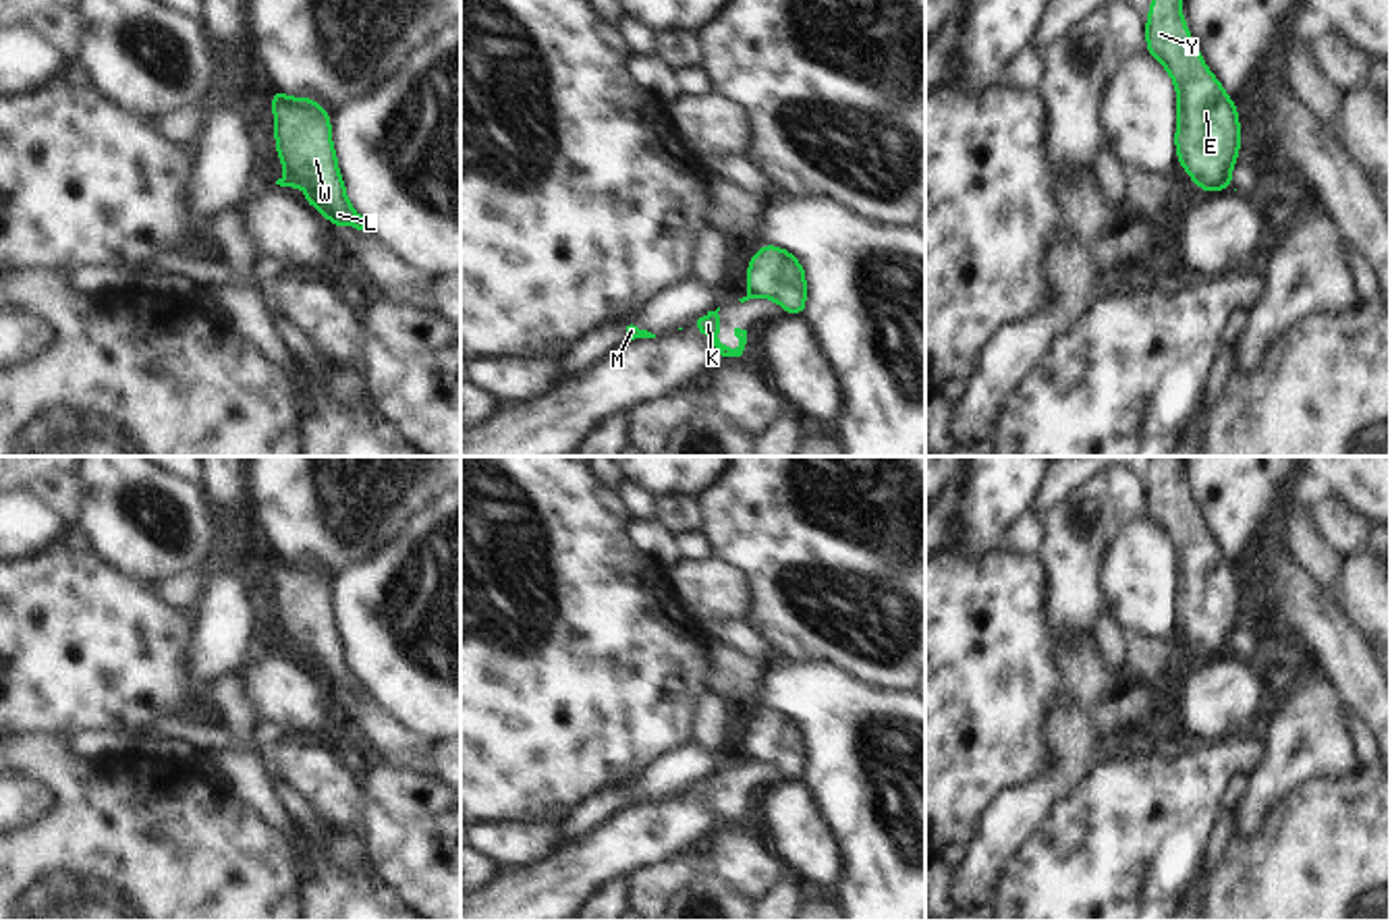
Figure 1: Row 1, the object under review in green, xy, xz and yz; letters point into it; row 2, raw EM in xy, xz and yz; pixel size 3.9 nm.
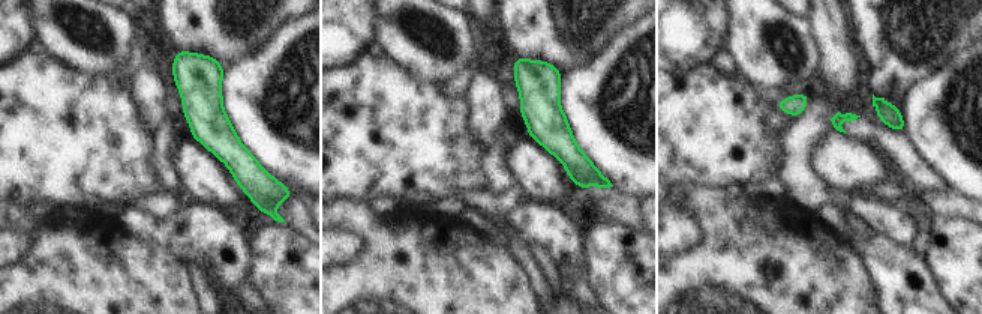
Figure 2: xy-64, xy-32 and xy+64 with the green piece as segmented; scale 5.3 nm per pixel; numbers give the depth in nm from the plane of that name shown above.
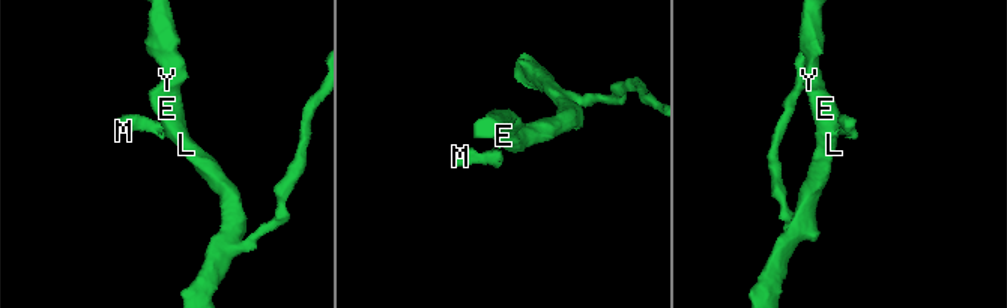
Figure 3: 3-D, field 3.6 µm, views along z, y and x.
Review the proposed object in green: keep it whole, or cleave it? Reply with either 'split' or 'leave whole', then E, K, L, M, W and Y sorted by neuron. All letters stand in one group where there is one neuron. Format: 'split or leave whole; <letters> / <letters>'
split; E L W Y / K M

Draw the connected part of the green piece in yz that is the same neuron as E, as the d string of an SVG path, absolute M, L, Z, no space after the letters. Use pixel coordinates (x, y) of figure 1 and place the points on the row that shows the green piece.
M1183 0L1149 2L1145 52L1162 64L1176 91L1178 166L1207 195L1224 191L1241 154L1241 114L1193 41Z

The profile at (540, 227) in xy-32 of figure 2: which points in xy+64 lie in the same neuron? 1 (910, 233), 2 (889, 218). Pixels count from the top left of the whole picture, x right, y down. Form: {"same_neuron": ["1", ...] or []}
{"same_neuron": ["1", "2"]}

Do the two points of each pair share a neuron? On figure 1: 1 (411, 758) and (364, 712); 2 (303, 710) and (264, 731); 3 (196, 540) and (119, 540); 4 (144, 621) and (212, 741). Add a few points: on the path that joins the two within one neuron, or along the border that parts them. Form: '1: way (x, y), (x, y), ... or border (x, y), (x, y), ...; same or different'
1: way (399, 745), (376, 722); same
2: border (262, 718), (287, 735); different
3: way (177, 550), (150, 540), (137, 540); same
4: border (206, 722), (160, 720), (154, 729); different

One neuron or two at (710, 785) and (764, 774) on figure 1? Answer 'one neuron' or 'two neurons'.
one neuron

